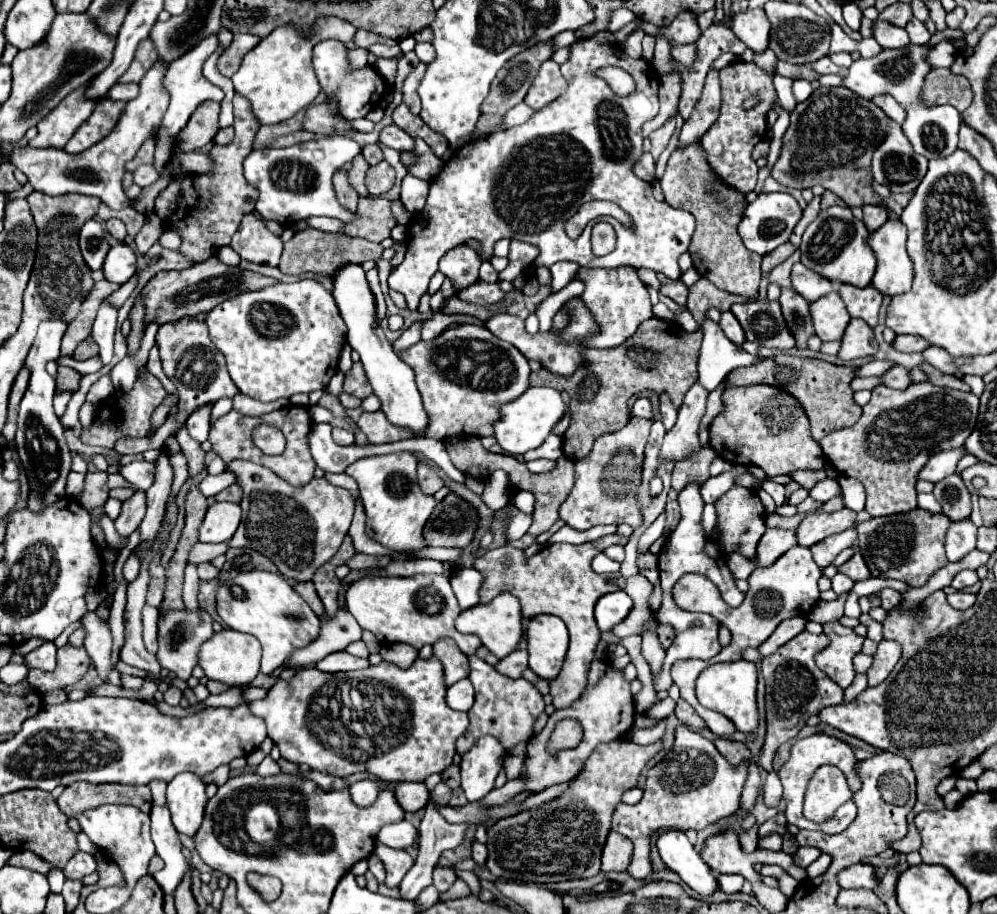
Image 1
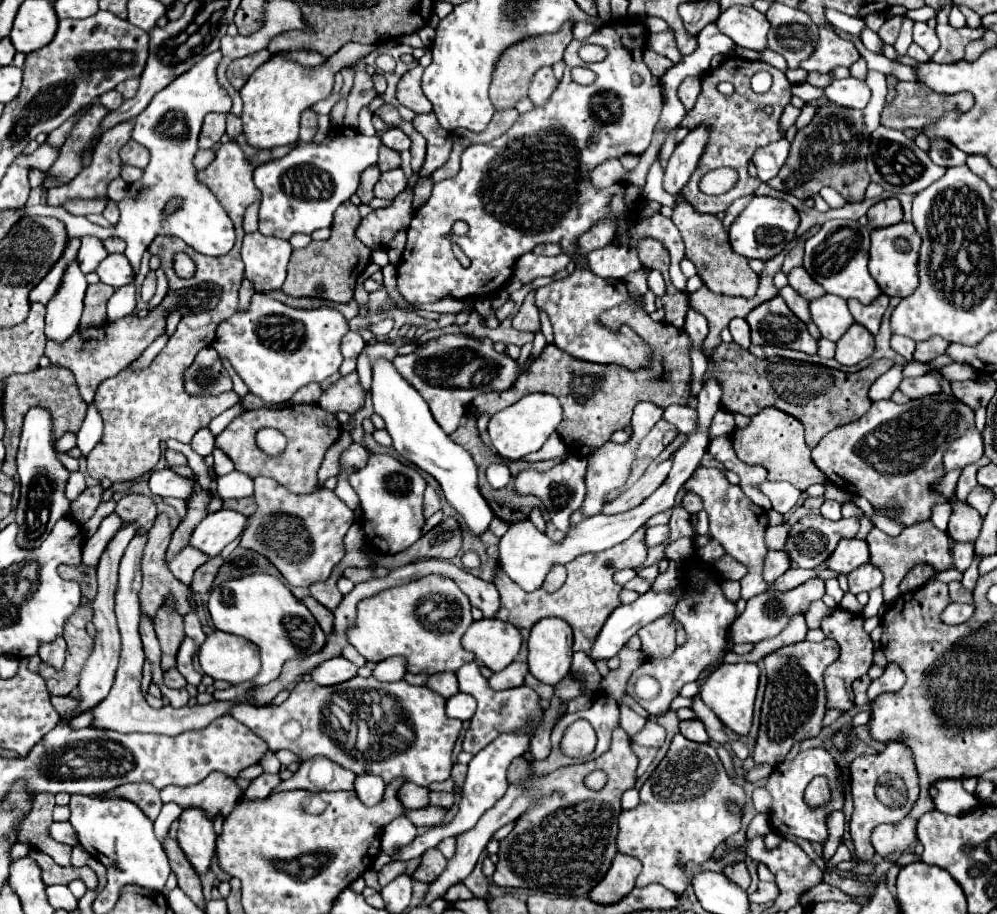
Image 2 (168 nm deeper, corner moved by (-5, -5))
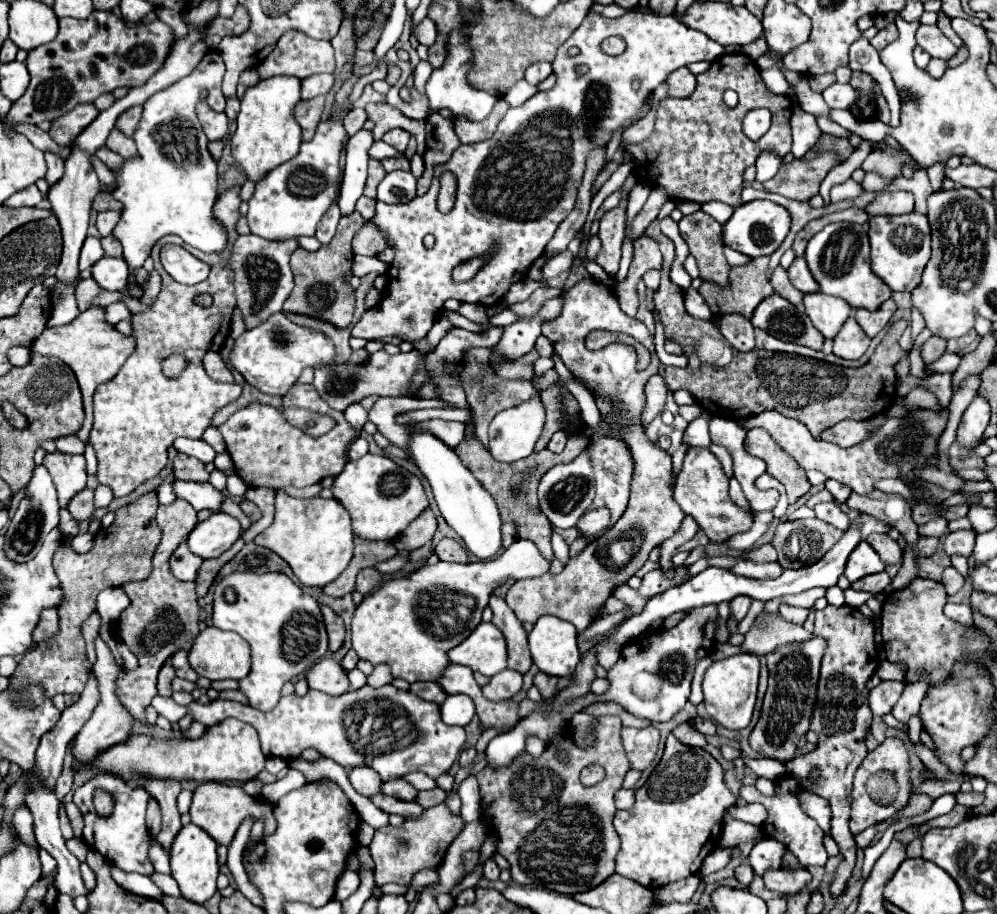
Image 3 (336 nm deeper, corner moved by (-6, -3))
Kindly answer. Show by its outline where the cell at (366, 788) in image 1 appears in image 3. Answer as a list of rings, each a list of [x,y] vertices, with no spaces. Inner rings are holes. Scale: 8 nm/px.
[[[356,767],[356,769],[350,769],[348,773],[348,779],[352,783],[352,787],[364,795],[364,797],[374,797],[376,793],[380,793],[380,777],[374,769],[368,769],[368,767]]]

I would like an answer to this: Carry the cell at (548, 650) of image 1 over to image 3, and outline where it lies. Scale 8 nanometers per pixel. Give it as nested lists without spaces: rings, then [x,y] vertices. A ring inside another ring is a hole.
[[[554,615],[540,617],[528,633],[530,653],[536,667],[546,675],[570,675],[580,659],[576,635],[578,633],[572,623]]]

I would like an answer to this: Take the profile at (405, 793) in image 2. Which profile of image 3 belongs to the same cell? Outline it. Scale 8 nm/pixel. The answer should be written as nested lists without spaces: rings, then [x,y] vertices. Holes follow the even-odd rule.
[[[404,779],[386,781],[382,785],[382,791],[386,795],[392,795],[392,797],[398,797],[398,799],[404,799],[404,801],[416,801],[416,795],[418,795],[418,791],[412,789],[412,785],[408,785]]]

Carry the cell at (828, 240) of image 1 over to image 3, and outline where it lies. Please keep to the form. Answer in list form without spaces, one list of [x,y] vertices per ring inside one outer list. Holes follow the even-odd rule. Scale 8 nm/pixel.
[[[830,223],[808,241],[804,257],[822,293],[840,297],[852,307],[864,307],[868,311],[874,311],[892,295],[892,289],[870,269],[868,235],[858,223]]]

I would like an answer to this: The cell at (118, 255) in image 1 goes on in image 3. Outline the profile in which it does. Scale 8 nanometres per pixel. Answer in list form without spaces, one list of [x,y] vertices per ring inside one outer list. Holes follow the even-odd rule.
[[[102,257],[98,263],[94,263],[92,277],[106,291],[120,291],[120,289],[124,289],[124,285],[128,285],[126,261],[122,257],[120,259]]]

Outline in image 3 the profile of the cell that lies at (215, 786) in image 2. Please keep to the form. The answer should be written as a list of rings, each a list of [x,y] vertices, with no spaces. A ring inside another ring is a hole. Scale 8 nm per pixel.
[[[206,781],[202,785],[198,785],[192,793],[192,805],[190,805],[190,817],[192,817],[192,823],[202,827],[206,833],[210,833],[218,843],[222,845],[230,845],[240,821],[244,817],[254,817],[254,819],[260,819],[264,817],[266,819],[266,827],[264,827],[264,833],[274,833],[276,829],[276,819],[272,815],[272,803],[268,803],[266,799],[262,797],[252,797],[248,795],[242,785],[238,783],[222,783],[222,781]]]

